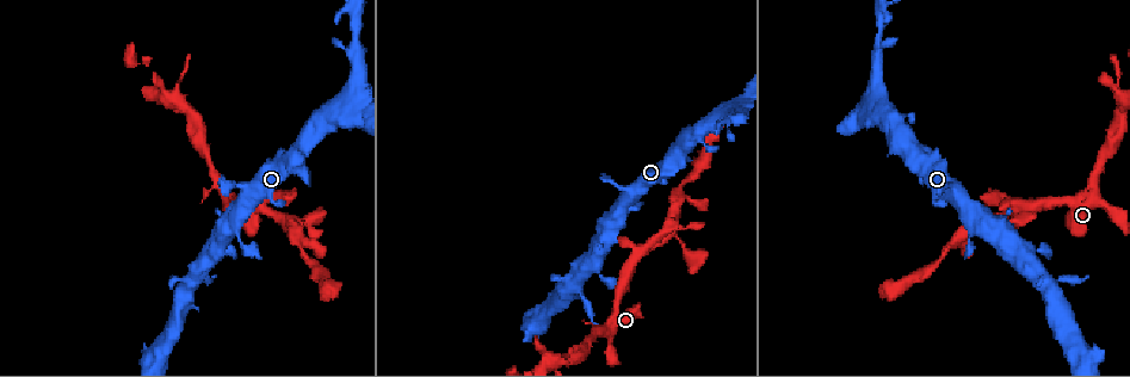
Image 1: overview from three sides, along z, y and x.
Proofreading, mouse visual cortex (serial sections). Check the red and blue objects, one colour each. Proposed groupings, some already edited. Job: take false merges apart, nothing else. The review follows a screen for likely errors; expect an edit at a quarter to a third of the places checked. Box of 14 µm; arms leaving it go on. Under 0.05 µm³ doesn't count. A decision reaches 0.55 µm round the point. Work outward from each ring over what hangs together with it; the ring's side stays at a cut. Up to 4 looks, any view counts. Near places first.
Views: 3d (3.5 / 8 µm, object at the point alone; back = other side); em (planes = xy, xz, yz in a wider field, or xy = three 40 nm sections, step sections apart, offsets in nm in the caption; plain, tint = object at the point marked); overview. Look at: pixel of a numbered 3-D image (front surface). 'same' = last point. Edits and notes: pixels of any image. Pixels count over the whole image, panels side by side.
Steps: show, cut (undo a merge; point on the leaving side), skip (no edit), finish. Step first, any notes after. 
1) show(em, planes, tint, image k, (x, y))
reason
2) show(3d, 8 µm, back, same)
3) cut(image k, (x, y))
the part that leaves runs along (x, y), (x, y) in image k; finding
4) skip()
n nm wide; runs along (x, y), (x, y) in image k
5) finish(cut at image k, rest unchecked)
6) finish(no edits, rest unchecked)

show(3d, 8 µm, image 1, (1026, 251))
three-way junction

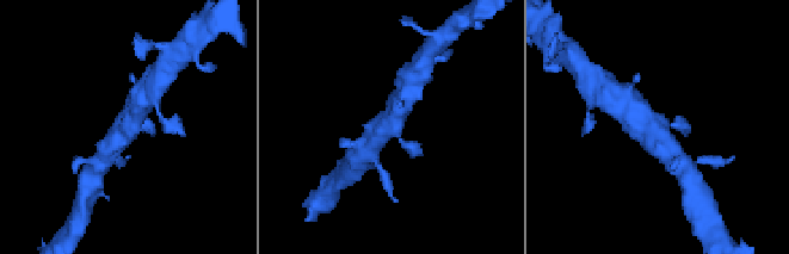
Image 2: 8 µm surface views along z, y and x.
show(em, xy, step 2, tint, image 2, (394, 124))
3 arms; arms of 150, 600, 600 nm; now the EM

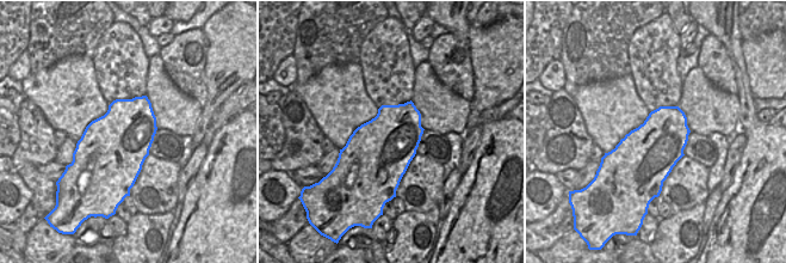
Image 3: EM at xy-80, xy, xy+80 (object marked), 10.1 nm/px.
skip()
runs along (628, 110), (653, 134), (670, 155) in image 2; one cell here

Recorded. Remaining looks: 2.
show(3d, 3.5 µm, image 1, (674, 234))
four arms meet

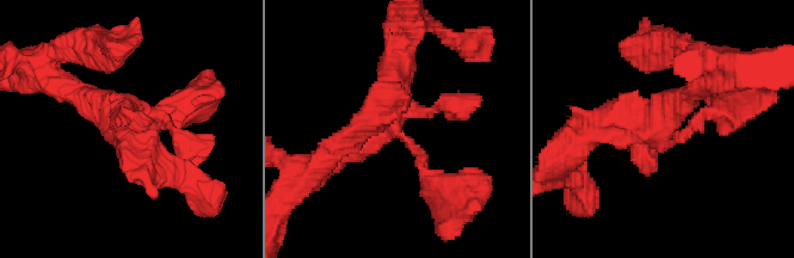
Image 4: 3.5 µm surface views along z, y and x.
show(em, xy, step 1, tint, image 4, (654, 119))
4 arms; arms of 150, 150, 300, 350 nm

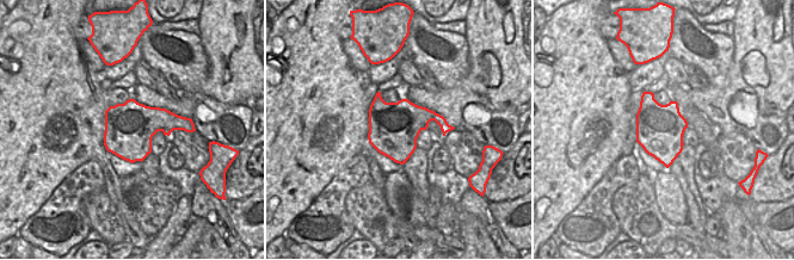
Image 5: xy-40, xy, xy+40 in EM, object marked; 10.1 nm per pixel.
skip()
runs along (328, 161), (394, 106), (398, 45) in image 4; all the same cell

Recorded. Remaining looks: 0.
finish(no edits, rest unchecked)

